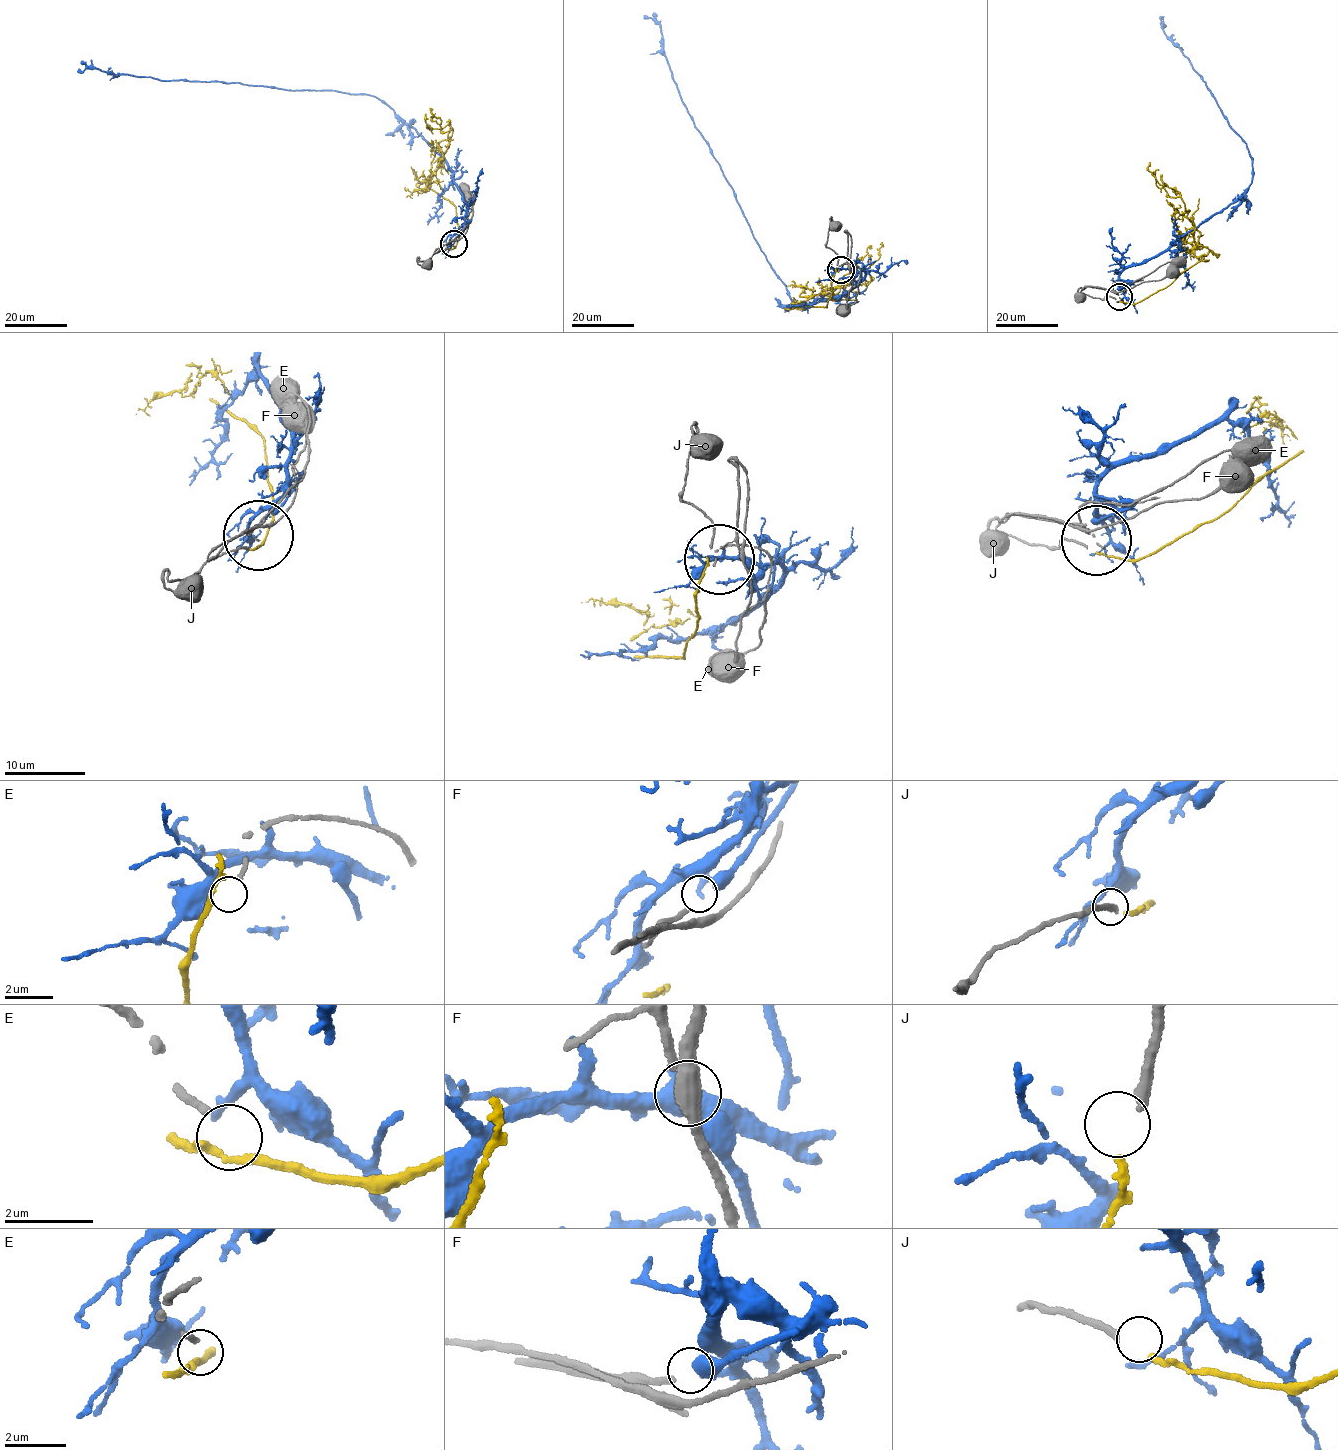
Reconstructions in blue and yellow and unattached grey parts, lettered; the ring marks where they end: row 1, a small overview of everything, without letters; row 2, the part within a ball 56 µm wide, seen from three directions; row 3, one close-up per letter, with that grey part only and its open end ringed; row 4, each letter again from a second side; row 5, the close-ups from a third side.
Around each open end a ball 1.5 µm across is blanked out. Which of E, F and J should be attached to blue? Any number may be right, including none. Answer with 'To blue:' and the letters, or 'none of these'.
To blue: F

